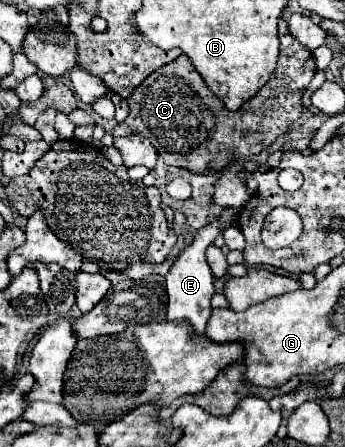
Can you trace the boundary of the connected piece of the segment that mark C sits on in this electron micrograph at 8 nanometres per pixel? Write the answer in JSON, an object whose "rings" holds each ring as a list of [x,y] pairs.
{"rings":[[[281,18],[278,21],[278,32],[280,55],[277,67],[275,72],[273,72],[273,76],[269,78],[269,82],[251,98],[251,110],[229,112],[227,108],[219,108],[221,106],[219,98],[209,92],[209,88],[201,80],[199,72],[193,68],[189,58],[183,54],[177,60],[173,60],[171,64],[165,64],[163,68],[159,68],[157,72],[147,76],[143,80],[143,84],[133,90],[131,98],[127,100],[127,104],[129,104],[129,116],[127,116],[125,122],[115,126],[113,134],[115,136],[143,134],[157,148],[157,152],[165,160],[165,164],[189,170],[193,174],[205,174],[207,170],[217,174],[217,172],[221,172],[233,160],[249,160],[251,156],[259,154],[261,150],[271,146],[279,136],[283,136],[301,118],[301,110],[303,110],[301,96],[303,96],[303,92],[307,90],[309,82],[315,76],[315,62],[313,62],[311,52],[289,34],[285,18]]]}

